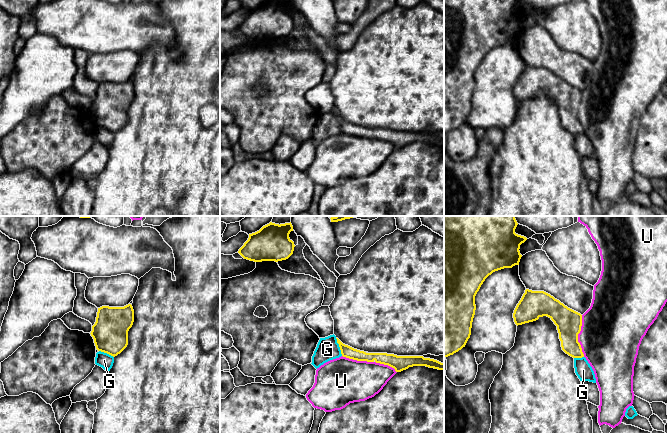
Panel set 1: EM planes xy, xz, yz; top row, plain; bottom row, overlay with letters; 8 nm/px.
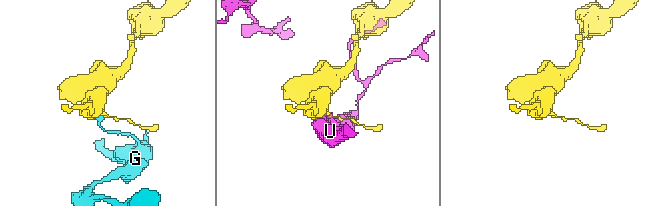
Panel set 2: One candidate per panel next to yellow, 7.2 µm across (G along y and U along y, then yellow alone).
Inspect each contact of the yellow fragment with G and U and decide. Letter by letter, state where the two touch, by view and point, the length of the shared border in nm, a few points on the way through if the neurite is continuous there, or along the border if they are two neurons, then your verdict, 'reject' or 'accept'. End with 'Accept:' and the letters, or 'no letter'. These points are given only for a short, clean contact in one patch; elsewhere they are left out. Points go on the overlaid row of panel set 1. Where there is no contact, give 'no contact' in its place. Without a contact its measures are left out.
G: contact xz (339, 346); length 160 nm; border xz (335, 338), (342, 355); reject
U: contact yz (577, 336); length 340 nm; reject
Accept: no letter

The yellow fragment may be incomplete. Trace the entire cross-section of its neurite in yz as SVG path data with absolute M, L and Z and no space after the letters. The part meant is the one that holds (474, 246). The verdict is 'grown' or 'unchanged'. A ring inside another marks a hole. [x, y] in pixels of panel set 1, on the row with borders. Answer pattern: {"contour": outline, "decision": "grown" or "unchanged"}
{"contour": "M444 216L444 357L465 347L475 315L475 296L493 272L519 265L520 245L527 238L515 233L515 216Z", "decision": "unchanged"}

